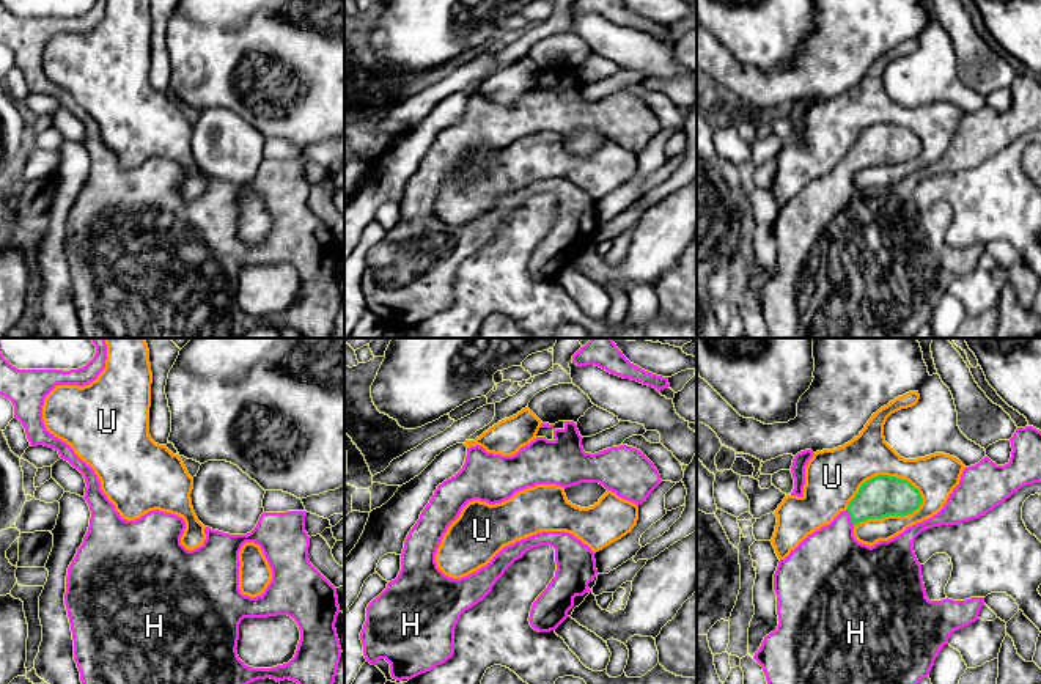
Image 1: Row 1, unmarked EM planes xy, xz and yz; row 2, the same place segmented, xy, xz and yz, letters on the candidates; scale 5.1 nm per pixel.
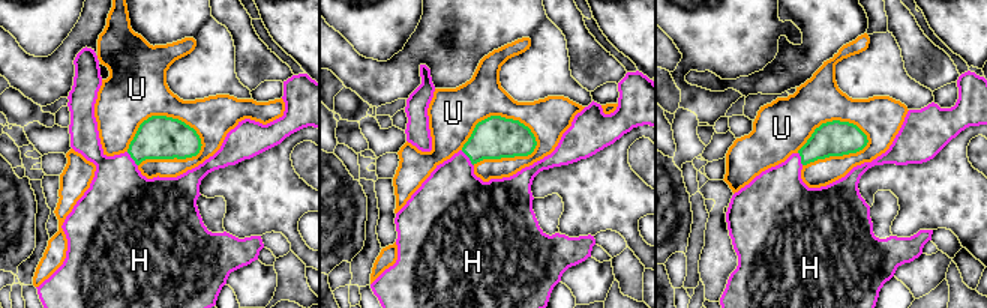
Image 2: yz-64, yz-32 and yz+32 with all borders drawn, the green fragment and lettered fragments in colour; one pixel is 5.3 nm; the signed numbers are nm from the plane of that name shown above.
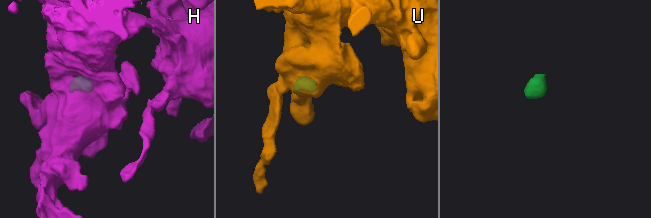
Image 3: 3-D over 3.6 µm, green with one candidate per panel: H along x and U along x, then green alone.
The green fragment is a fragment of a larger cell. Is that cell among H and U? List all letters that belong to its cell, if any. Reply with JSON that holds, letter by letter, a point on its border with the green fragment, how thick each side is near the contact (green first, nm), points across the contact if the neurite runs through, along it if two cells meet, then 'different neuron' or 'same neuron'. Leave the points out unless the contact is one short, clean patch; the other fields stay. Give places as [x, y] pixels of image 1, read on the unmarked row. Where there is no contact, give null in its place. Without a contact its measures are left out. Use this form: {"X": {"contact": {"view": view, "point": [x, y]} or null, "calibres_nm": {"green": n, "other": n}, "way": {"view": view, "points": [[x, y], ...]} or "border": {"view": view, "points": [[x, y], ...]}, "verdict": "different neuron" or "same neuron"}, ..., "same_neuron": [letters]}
{"H": {"contact": {"view": "yz", "point": [851, 165]}, "calibres_nm": {"green": 220, "other": 360}, "way": {"view": "yz", "points": [[882, 143], [862, 154], [851, 165], [840, 178], [831, 209]]}, "verdict": "same neuron"}, "U": {"contact": {"view": "yz", "point": [890, 162]}, "calibres_nm": {"green": 220, "other": 140}, "verdict": "different neuron"}, "same_neuron": ["H"]}

